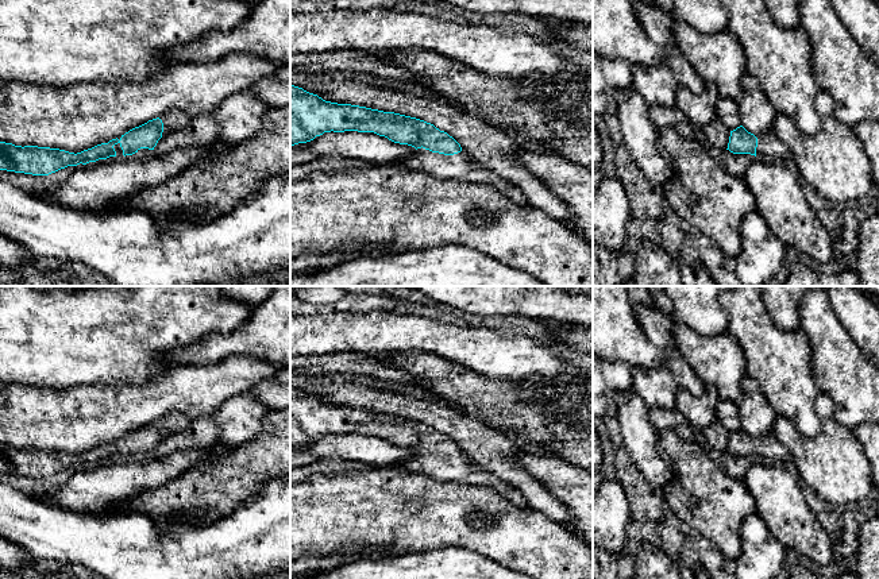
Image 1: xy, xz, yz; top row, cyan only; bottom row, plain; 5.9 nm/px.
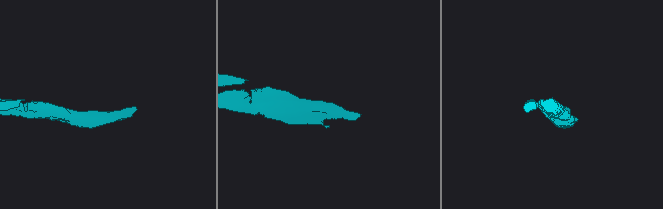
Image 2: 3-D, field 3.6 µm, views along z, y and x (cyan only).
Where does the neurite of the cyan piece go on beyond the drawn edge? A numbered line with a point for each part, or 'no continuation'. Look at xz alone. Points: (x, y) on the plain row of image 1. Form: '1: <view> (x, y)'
1: xz (462, 469)

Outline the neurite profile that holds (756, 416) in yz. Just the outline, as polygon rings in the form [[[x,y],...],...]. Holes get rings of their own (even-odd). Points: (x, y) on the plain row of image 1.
[[[749,377],[741,379],[741,397],[736,404],[741,428],[755,439],[768,433],[778,417],[762,389]]]

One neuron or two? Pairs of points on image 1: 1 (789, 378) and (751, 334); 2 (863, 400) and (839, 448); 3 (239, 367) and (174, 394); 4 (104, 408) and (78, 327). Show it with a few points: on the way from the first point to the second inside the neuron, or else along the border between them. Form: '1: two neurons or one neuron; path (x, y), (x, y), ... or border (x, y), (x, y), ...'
1: one neuron; path (782, 367), (762, 344)
2: two neurons; border (833, 400), (836, 420), (852, 431)
3: one neuron; path (223, 381), (201, 389), (191, 389)
4: two neurons; border (128, 382), (118, 385), (73, 385), (66, 390)

